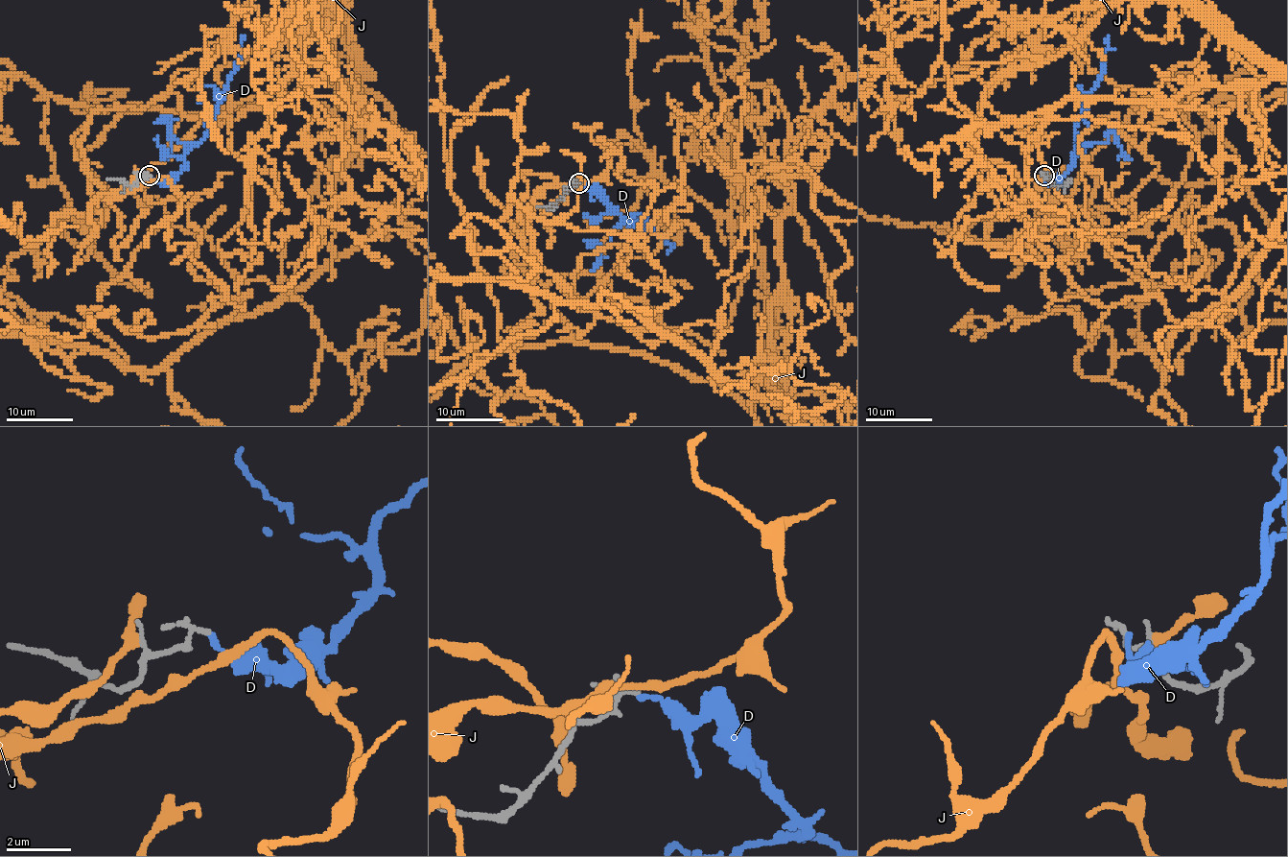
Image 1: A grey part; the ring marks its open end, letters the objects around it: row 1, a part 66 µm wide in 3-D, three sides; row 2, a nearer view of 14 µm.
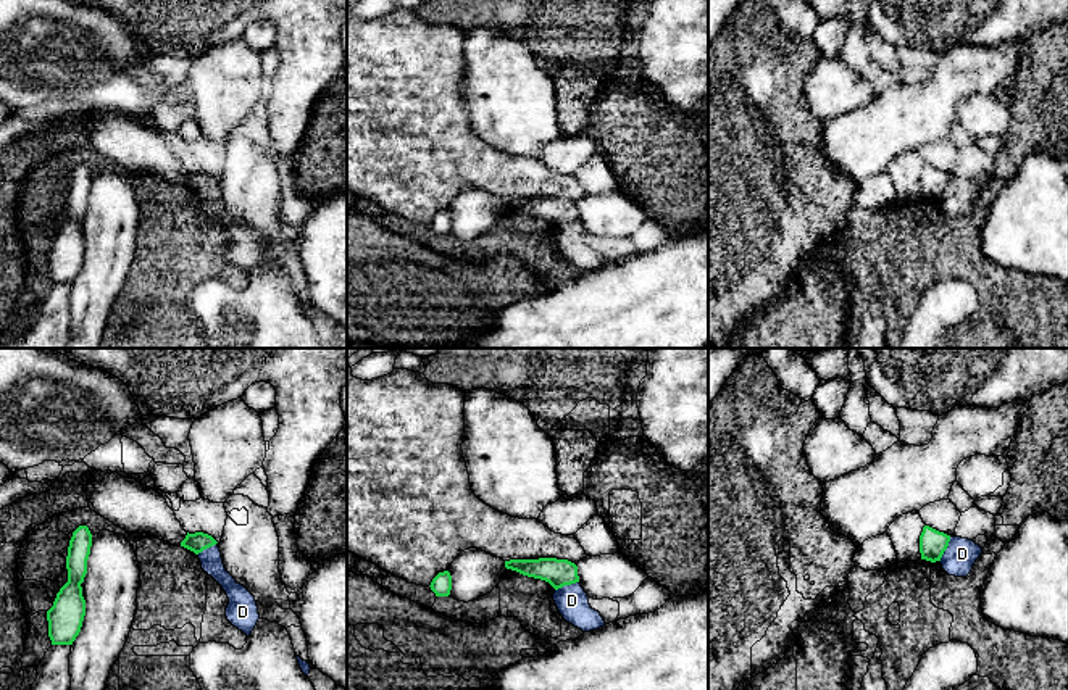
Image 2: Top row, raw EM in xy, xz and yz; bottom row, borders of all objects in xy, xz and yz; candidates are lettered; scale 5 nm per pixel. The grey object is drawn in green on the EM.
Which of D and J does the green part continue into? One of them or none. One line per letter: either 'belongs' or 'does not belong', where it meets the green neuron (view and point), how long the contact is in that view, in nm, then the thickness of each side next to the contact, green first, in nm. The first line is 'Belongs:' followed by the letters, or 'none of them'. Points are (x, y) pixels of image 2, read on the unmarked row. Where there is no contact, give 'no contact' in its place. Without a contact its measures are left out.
Belongs: D
D: belongs | xz (567, 223) | 130 nm | 140/160 nm
J: does not belong | no contact

